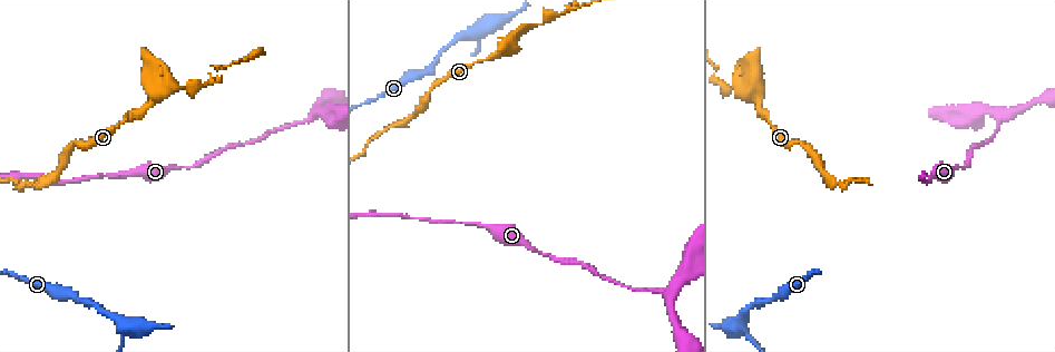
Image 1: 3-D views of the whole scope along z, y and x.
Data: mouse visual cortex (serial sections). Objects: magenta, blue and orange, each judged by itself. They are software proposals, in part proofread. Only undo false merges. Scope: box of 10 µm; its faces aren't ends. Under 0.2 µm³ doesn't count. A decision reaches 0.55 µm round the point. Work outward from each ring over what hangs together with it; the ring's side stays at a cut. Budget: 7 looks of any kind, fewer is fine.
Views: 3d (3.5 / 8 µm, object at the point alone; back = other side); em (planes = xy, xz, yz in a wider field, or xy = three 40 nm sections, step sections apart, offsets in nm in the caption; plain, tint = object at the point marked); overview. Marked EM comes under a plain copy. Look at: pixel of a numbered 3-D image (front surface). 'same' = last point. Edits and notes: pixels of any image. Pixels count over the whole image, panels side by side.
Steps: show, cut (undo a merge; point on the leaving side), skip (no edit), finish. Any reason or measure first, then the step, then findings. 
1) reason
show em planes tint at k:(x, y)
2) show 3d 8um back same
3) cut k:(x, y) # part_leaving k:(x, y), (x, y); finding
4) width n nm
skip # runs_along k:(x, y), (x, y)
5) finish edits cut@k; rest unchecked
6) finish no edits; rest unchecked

thick turns thin
show 3d 3.5um back at 1:(436, 65)

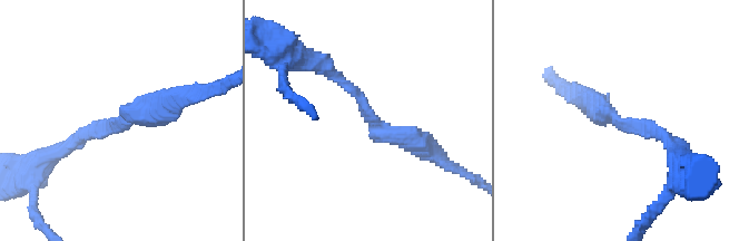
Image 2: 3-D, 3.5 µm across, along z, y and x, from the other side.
need the tissue
show em xy step 1 tint at 2:(619, 122)

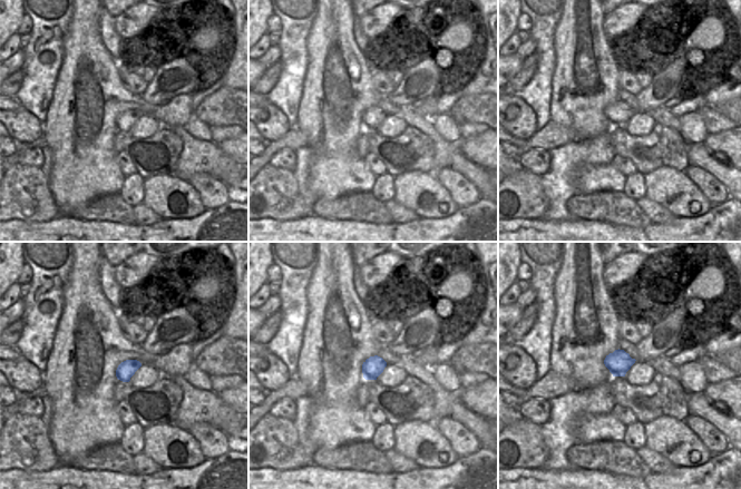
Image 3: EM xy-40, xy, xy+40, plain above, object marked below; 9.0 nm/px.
skip # runs_along 2:(432, 153), (373, 122), (325, 67); continuous, no second cell

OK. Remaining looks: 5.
thin neck
show 3d 3.5um at 1:(186, 90)

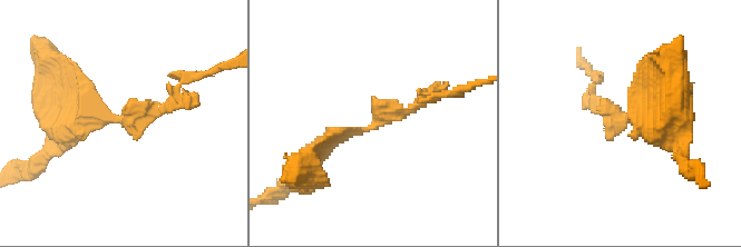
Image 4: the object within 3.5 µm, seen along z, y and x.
show em xy step 5 tint at 4:(121, 120)

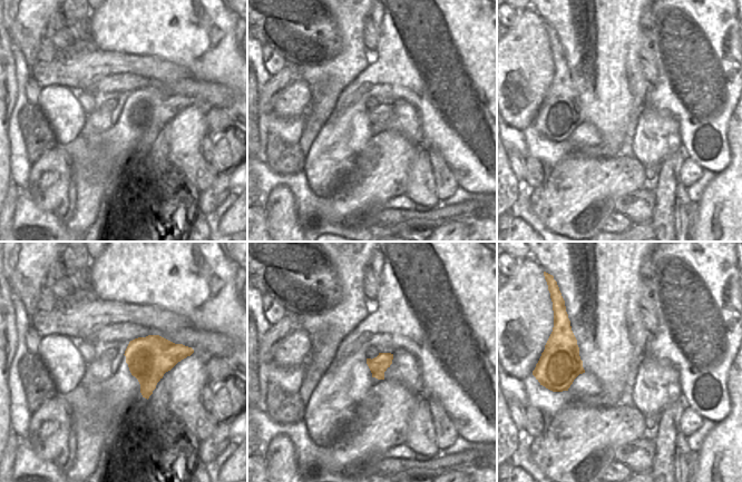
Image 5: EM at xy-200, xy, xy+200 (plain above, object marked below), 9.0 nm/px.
skip # runs_along 4:(308, 162), (430, 94); one cell here

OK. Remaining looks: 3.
a fork
show 3d 3.5um at 1:(309, 116)

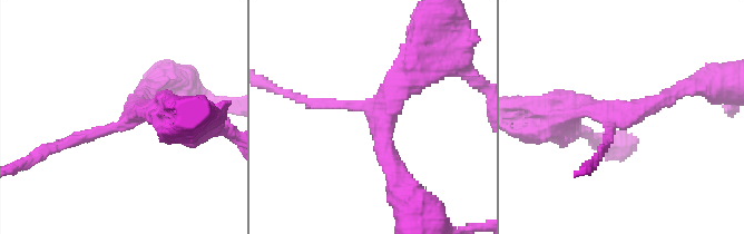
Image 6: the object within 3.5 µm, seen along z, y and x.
arms 3; arm_widths 150, 250, 250 nm
show em xy step 3 tint at 6:(124, 122)

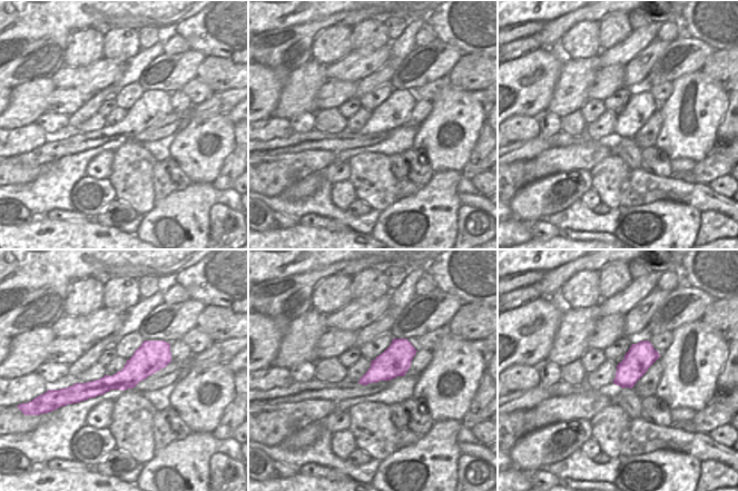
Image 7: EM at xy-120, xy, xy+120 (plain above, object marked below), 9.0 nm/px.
another direction
show em xy step 2 tint same

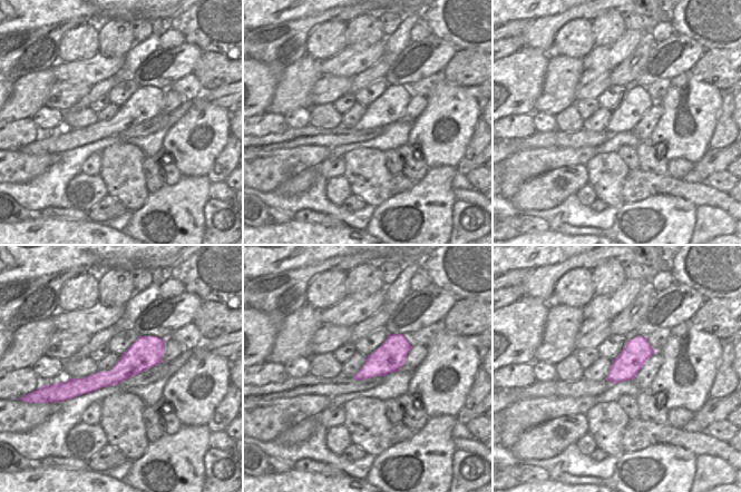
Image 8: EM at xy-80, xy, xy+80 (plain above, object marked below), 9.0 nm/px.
skip # runs_along 8:(162, 342), (114, 376), (62, 385); continuous, no second cell

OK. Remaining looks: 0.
finish no edits; rest unchecked

